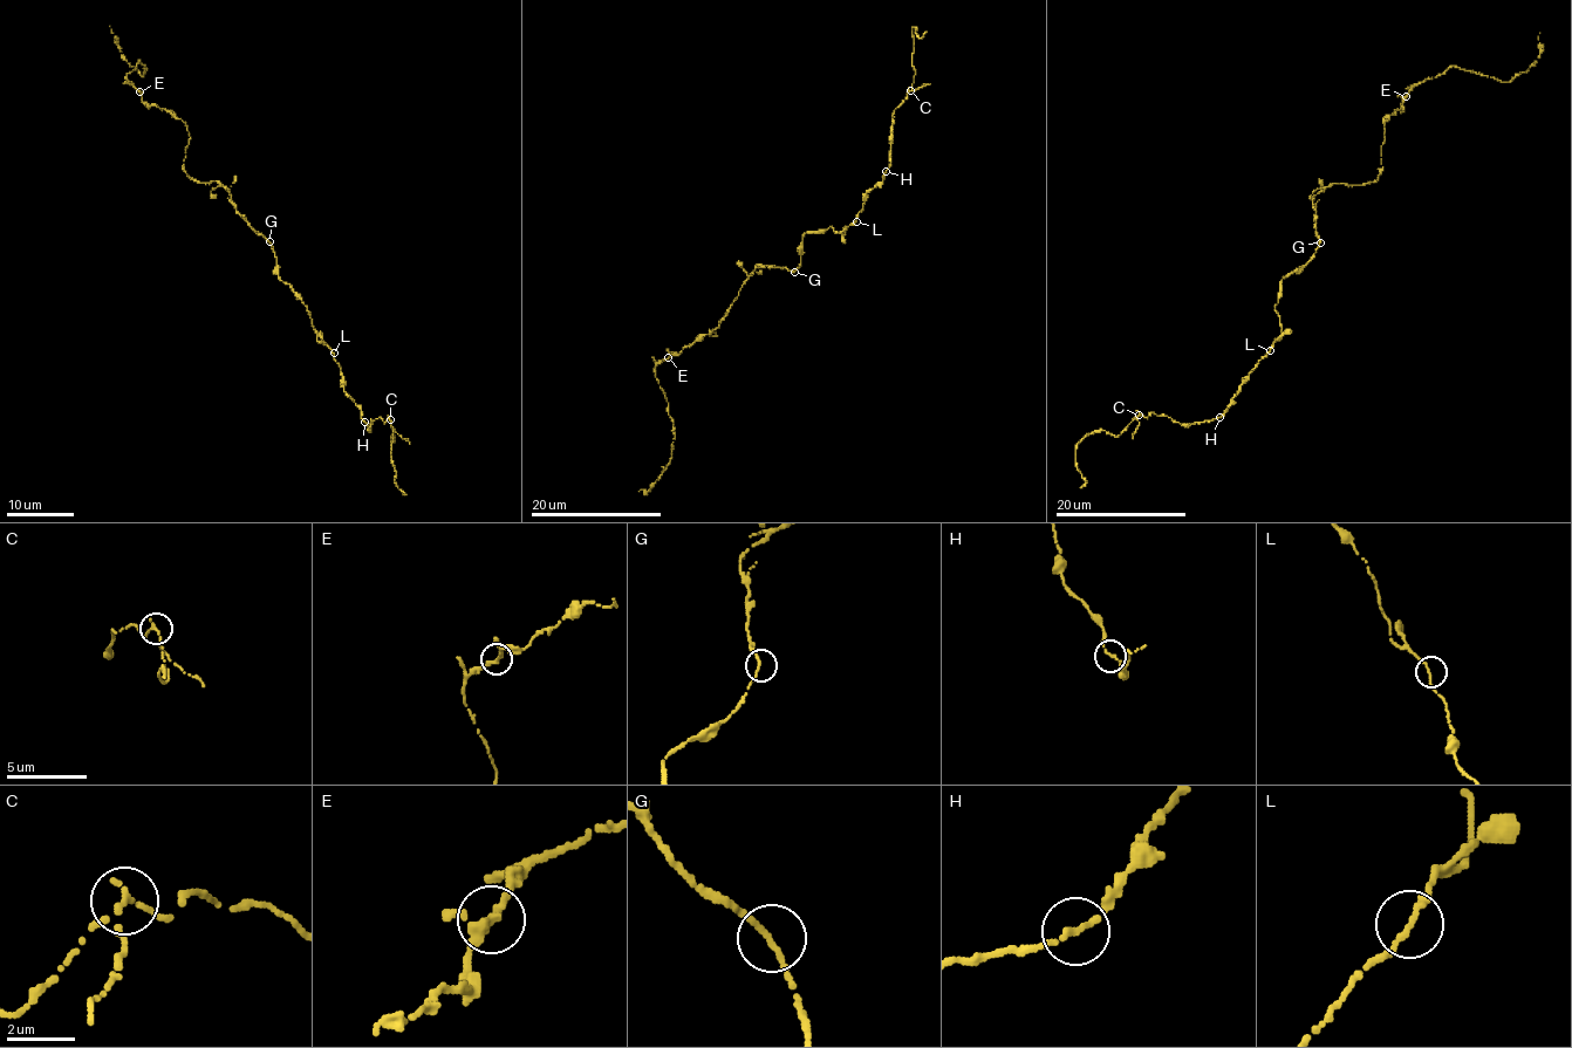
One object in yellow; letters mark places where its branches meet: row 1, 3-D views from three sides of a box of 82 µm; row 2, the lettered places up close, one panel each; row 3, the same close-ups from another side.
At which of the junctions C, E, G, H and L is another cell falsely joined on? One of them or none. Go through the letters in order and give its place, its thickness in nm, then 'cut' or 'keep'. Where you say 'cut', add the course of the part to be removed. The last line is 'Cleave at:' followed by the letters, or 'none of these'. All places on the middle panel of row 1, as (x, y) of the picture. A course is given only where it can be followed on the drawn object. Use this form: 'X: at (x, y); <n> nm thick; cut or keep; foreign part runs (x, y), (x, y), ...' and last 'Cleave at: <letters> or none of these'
C: at (910, 90); 150 nm thick; keep
E: at (668, 357); 240 nm thick; keep
G: at (794, 272); 180 nm thick; keep
H: at (886, 171); 160 nm thick; keep
L: at (856, 221); 170 nm thick; keep
Cleave at: none of these

